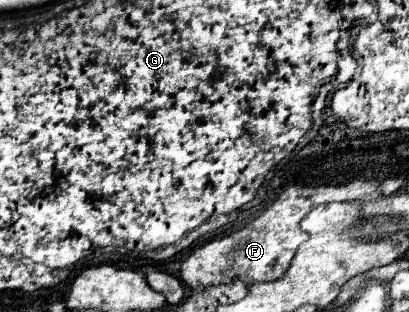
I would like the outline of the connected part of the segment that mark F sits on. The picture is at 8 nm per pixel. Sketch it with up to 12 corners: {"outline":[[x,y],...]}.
{"outline":[[379,179],[289,185],[243,229],[181,263],[201,291],[279,279],[305,241],[299,221],[331,201],[373,201]]}

